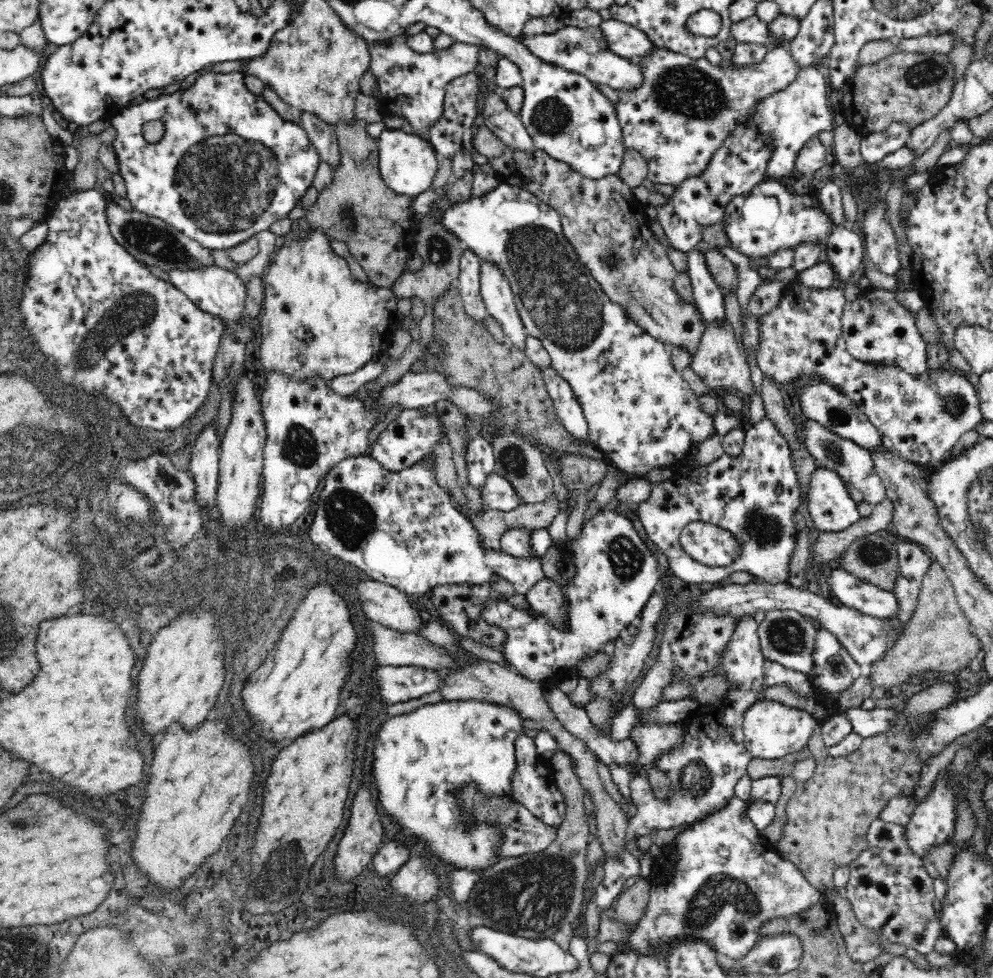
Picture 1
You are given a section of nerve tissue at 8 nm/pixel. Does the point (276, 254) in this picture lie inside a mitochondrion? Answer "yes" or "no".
no

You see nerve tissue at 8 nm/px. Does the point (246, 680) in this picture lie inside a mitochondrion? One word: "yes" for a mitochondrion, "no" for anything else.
no

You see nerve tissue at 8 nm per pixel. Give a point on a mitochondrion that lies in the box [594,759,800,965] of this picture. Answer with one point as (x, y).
(706, 904)

